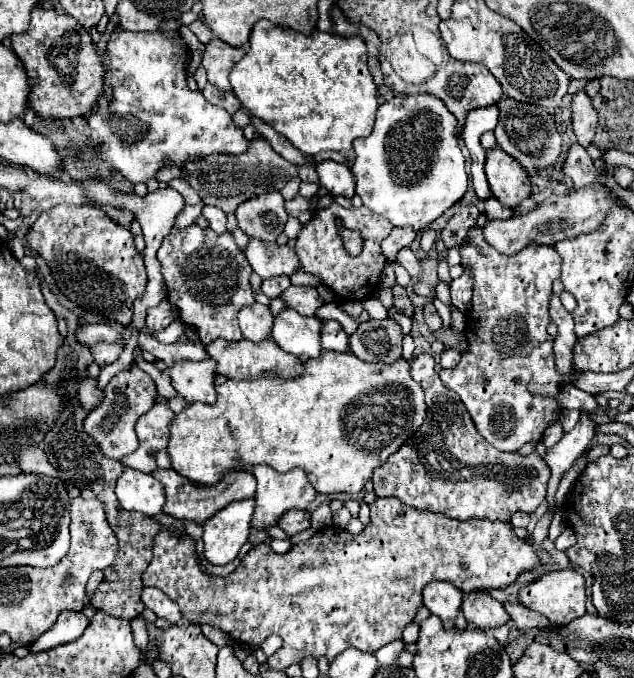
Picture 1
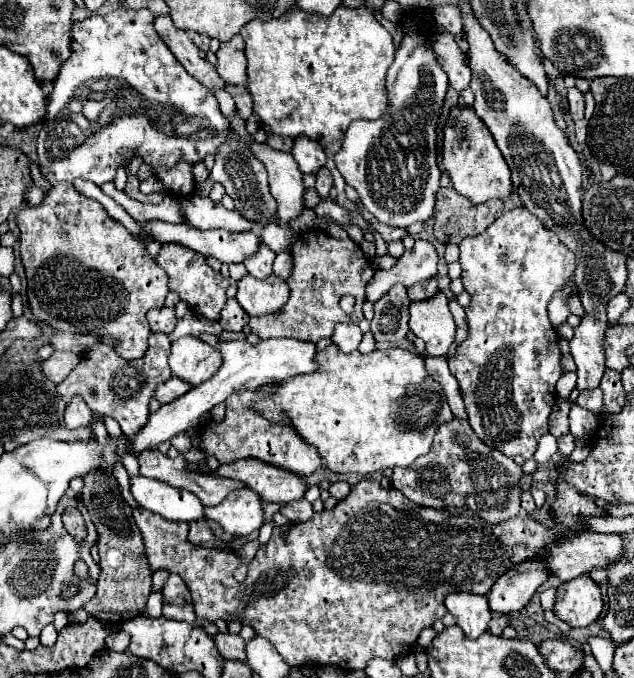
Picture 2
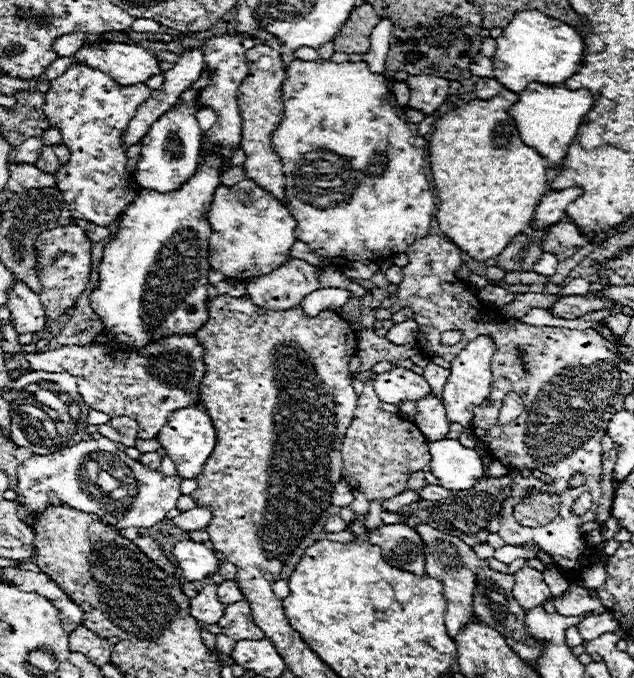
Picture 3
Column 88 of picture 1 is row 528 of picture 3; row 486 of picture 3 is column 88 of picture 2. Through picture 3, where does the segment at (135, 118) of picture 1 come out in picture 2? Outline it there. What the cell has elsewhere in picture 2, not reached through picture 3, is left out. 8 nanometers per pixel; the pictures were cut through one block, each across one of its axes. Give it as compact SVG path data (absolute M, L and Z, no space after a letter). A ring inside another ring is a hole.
M120 8L118 12L104 16L90 16L84 22L74 22L72 35L72 56L62 64L54 82L54 92L48 98L46 124L38 136L40 170L50 184L82 178L100 186L114 180L118 166L124 166L134 156L142 158L152 168L174 168L180 160L194 166L204 162L208 154L216 154L218 136L226 138L232 132L230 122L222 116L214 94L188 76L176 56L156 34L154 14L150 10ZM75 44L81 45L86 54L84 50L76 50ZM132 86L142 86L142 94L138 94ZM72 102L98 106L96 116L88 118L82 110L74 112Z

